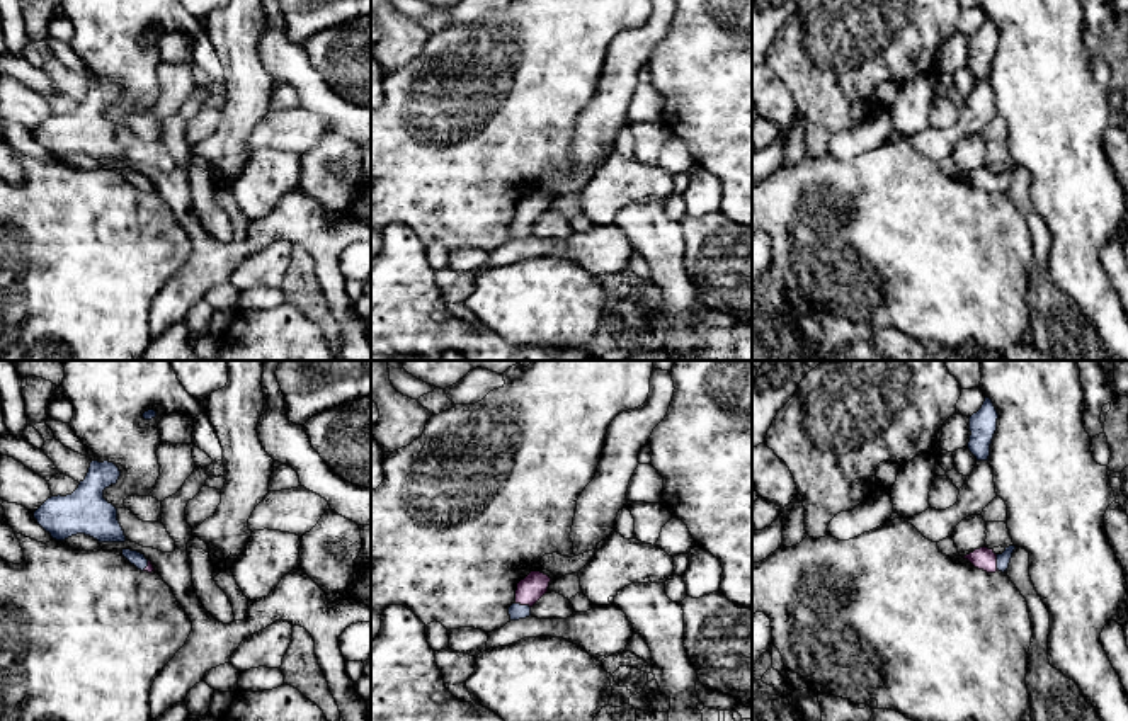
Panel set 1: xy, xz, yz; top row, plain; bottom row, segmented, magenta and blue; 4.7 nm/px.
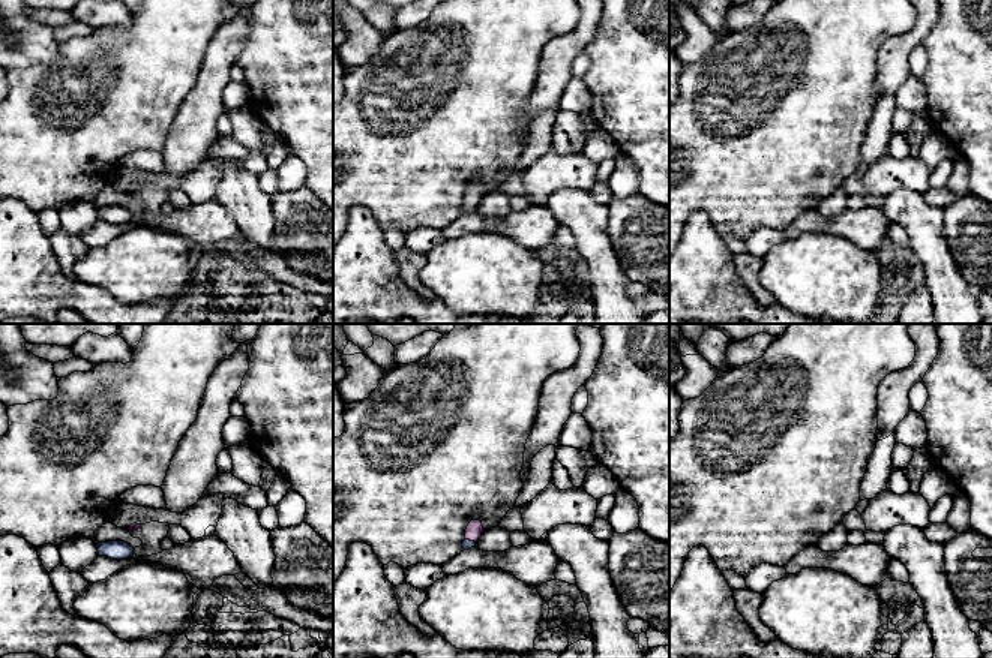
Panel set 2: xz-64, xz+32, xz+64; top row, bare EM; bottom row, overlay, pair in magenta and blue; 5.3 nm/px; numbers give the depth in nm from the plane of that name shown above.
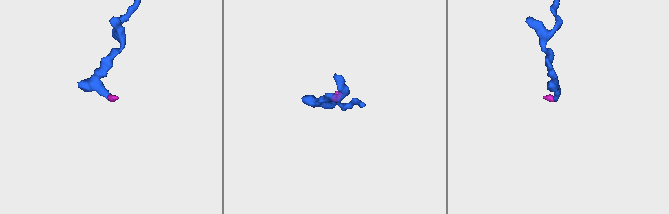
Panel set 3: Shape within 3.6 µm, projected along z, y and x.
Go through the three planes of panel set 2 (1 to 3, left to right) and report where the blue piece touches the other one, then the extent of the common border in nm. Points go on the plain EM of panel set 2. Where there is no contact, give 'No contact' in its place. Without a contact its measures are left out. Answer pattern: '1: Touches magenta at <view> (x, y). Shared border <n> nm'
1: No contact
2: Touches magenta at xz+32 (470, 204). Shared border 60 nm
3: No contact

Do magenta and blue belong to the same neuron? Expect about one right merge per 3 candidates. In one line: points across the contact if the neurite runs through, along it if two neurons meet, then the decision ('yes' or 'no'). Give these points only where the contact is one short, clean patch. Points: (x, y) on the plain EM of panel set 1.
way yz (984, 177), (996, 182), (1002, 179); yes

